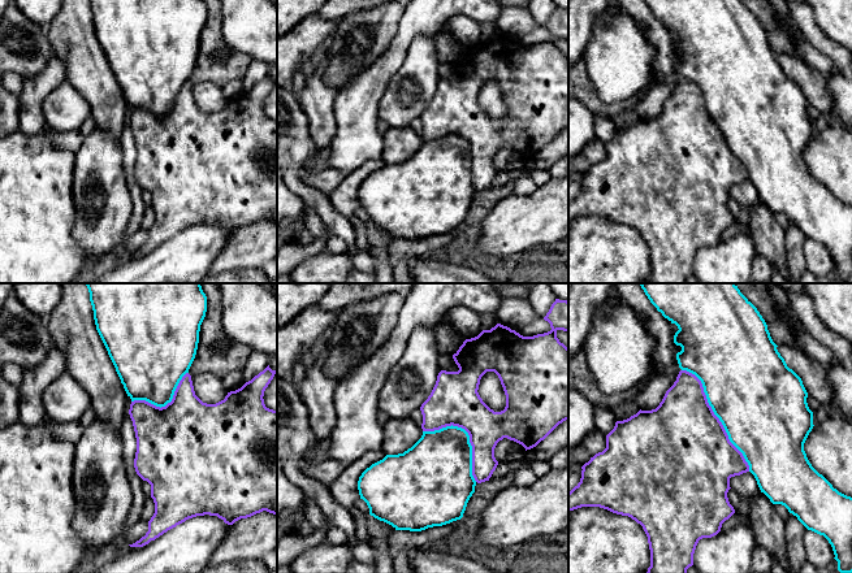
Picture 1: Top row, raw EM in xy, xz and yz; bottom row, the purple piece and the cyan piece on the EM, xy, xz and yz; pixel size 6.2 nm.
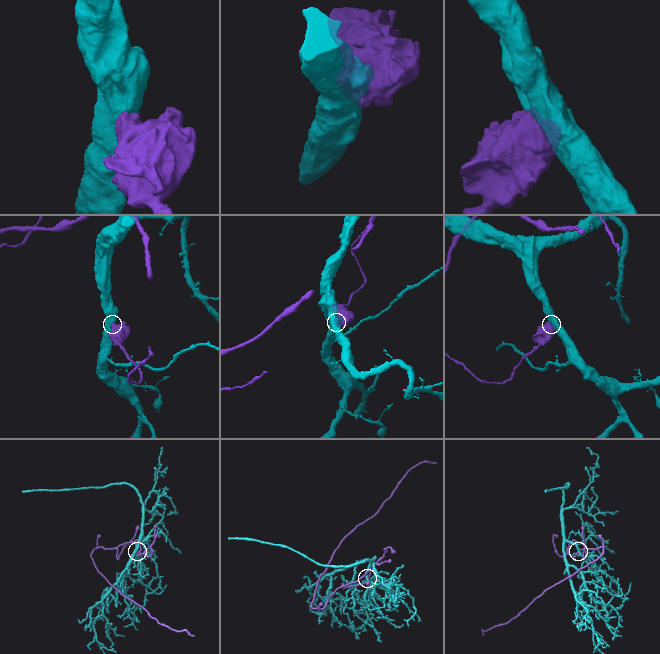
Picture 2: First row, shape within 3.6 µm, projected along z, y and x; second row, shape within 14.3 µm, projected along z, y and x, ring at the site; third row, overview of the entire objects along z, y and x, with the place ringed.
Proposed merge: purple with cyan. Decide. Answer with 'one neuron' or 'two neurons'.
two neurons

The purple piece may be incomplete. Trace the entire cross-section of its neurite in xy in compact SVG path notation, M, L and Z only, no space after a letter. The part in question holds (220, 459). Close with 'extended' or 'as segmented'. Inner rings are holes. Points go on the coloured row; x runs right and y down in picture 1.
M268 365L216 404L203 403L195 395L189 373L165 407L131 401L129 414L137 438L134 468L151 485L155 513L146 535L130 547L143 547L196 516L217 516L233 525L263 511L277 515L277 411L267 408L263 399L274 374Z; as segmented

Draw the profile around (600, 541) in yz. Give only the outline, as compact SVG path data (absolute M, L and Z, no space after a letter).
M600 507L568 512L568 573L646 573L649 567L648 537L635 520Z

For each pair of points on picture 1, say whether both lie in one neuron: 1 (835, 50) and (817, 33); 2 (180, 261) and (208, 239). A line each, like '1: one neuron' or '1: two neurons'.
1: one neuron
2: one neuron

